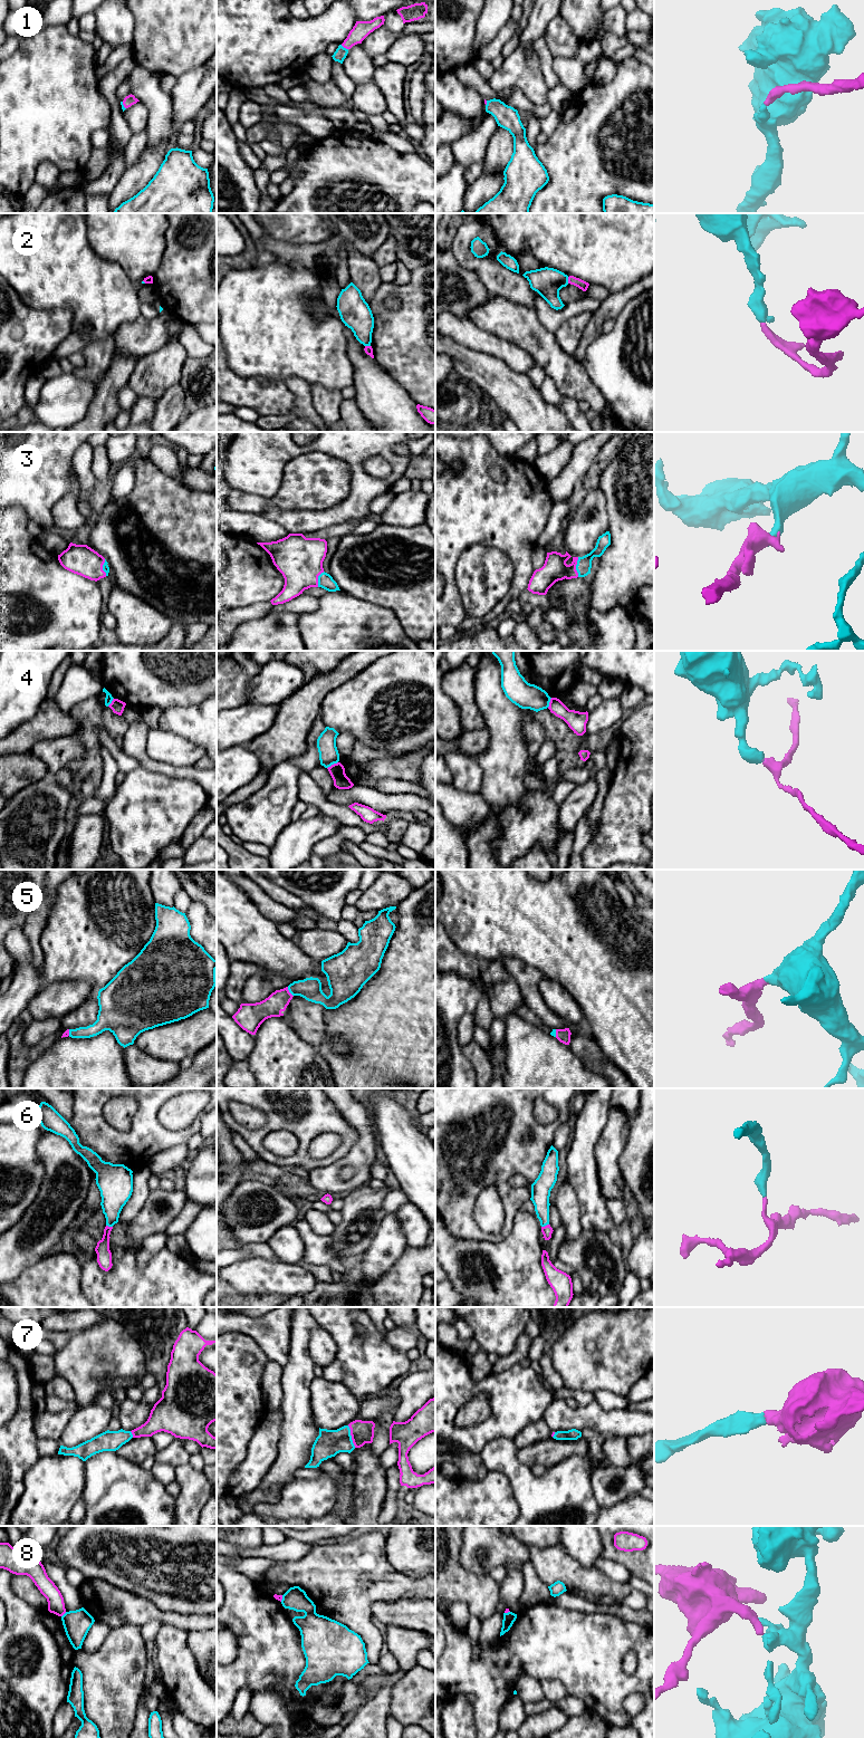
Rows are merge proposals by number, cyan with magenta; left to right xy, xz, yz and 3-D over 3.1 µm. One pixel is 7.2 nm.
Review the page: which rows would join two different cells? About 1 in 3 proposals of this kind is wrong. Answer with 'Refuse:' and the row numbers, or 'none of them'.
Refuse: 2, 4, 8

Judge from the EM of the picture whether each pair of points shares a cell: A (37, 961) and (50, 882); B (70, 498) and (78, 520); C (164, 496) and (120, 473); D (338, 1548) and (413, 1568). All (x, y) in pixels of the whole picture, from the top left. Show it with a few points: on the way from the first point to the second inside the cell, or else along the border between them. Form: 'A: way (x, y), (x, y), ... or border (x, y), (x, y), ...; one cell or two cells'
A: way (35, 941), (35, 925), (46, 914), (47, 902); one cell
B: way (70, 503), (70, 512), (73, 515); one cell
C: border (138, 458), (135, 463), (134, 486), (116, 500); two cells
D: border (385, 1537), (386, 1559), (397, 1571), (411, 1576); two cells

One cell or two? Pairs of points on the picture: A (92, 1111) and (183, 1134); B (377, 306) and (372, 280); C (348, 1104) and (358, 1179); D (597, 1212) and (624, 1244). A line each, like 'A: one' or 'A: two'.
A: one
B: two
C: one
D: two

